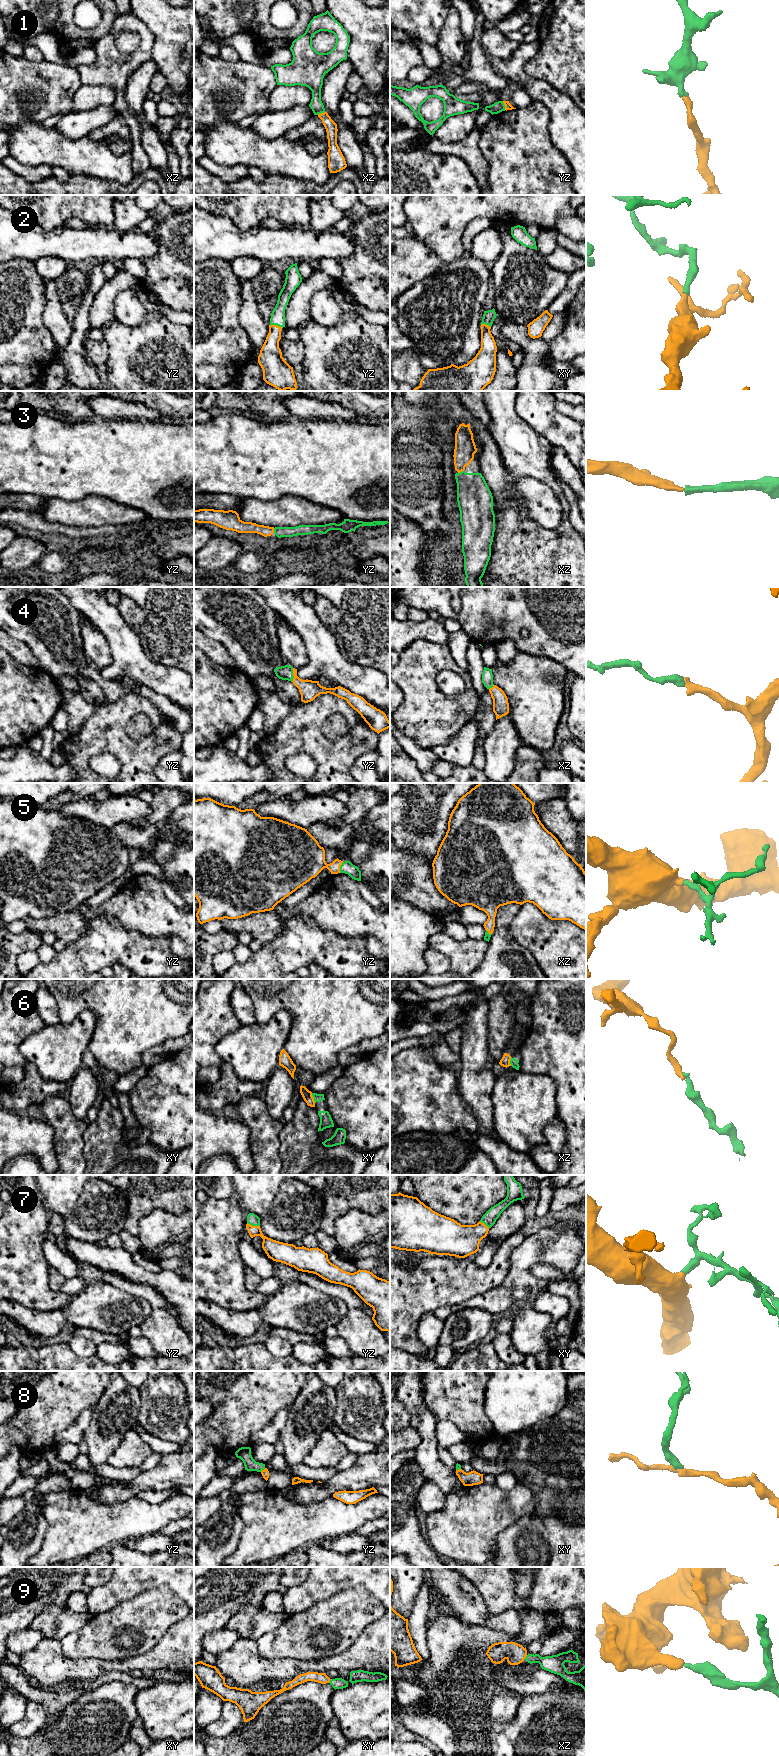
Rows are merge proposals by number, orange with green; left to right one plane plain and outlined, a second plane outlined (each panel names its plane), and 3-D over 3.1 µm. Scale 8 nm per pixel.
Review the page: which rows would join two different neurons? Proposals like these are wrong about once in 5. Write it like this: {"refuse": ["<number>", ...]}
{"refuse": ["6"]}

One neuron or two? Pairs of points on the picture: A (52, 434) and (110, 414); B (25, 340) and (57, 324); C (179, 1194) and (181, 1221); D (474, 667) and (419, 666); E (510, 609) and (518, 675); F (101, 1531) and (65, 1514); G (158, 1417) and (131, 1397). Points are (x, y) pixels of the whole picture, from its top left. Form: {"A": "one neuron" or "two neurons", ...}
{"A": "two neurons", "B": "two neurons", "C": "two neurons", "D": "two neurons", "E": "two neurons", "F": "one neuron", "G": "two neurons"}

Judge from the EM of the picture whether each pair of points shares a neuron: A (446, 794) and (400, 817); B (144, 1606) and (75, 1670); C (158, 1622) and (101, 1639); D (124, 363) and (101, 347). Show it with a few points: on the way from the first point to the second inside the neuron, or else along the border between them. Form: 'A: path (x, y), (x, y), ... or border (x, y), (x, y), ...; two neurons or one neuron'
A: path (435, 794), (411, 817); one neuron
B: border (66, 1656), (69, 1658), (112, 1660); two neurons
C: path (144, 1622), (125, 1622), (115, 1626); one neuron
D: border (103, 338), (107, 345), (106, 365); two neurons

